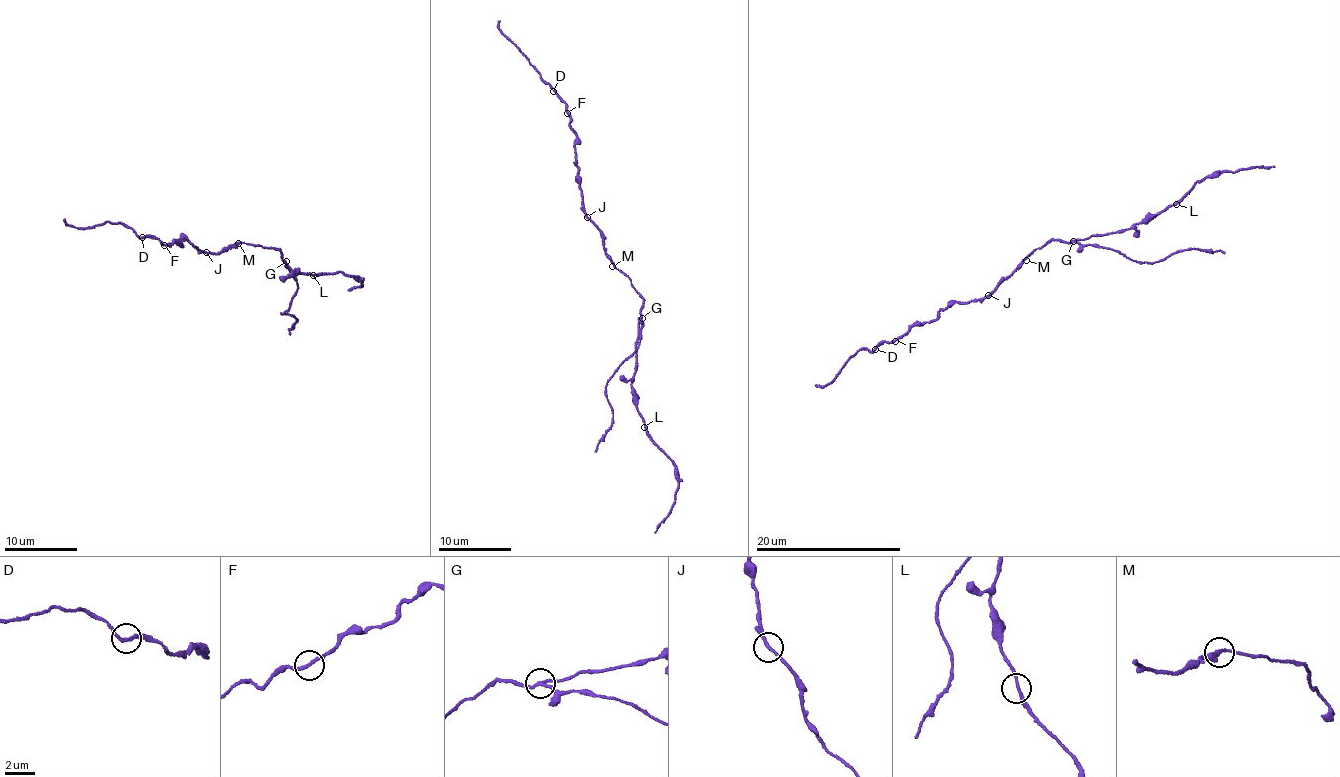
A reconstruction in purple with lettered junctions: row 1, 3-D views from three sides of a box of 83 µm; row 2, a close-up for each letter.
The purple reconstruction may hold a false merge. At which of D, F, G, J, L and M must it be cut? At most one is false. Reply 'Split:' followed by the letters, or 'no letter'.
Split: G

